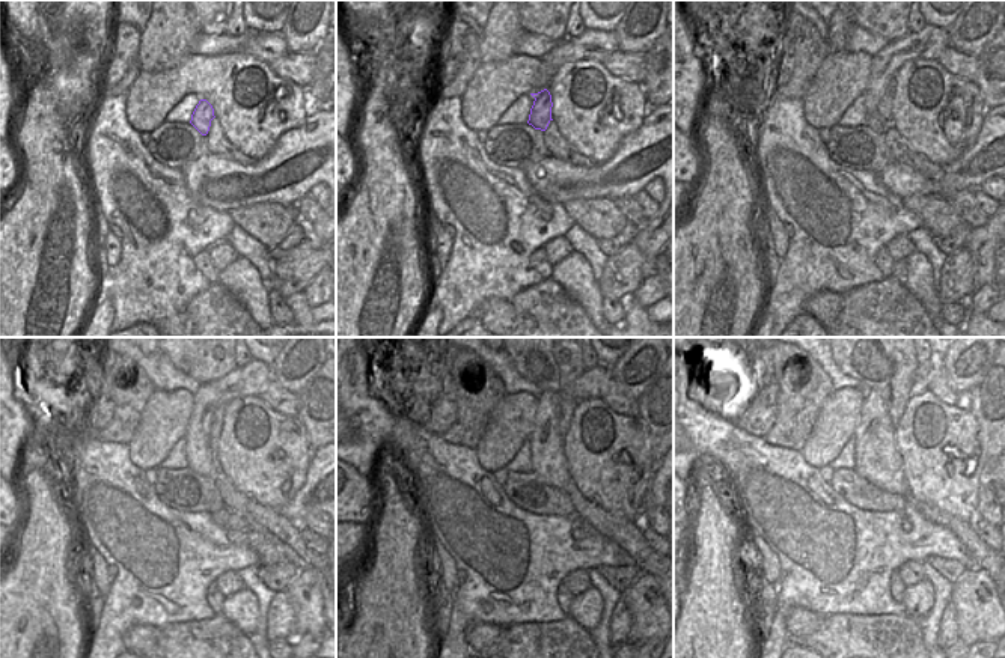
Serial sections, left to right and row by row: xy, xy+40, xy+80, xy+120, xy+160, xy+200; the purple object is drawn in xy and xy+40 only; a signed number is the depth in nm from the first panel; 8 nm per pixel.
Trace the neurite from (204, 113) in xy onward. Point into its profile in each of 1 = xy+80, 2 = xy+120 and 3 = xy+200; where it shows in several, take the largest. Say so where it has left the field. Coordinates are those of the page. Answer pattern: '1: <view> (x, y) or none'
1: xy+80 (885, 106)
2: xy+120 (216, 428)
3: xy+200 (889, 368)

